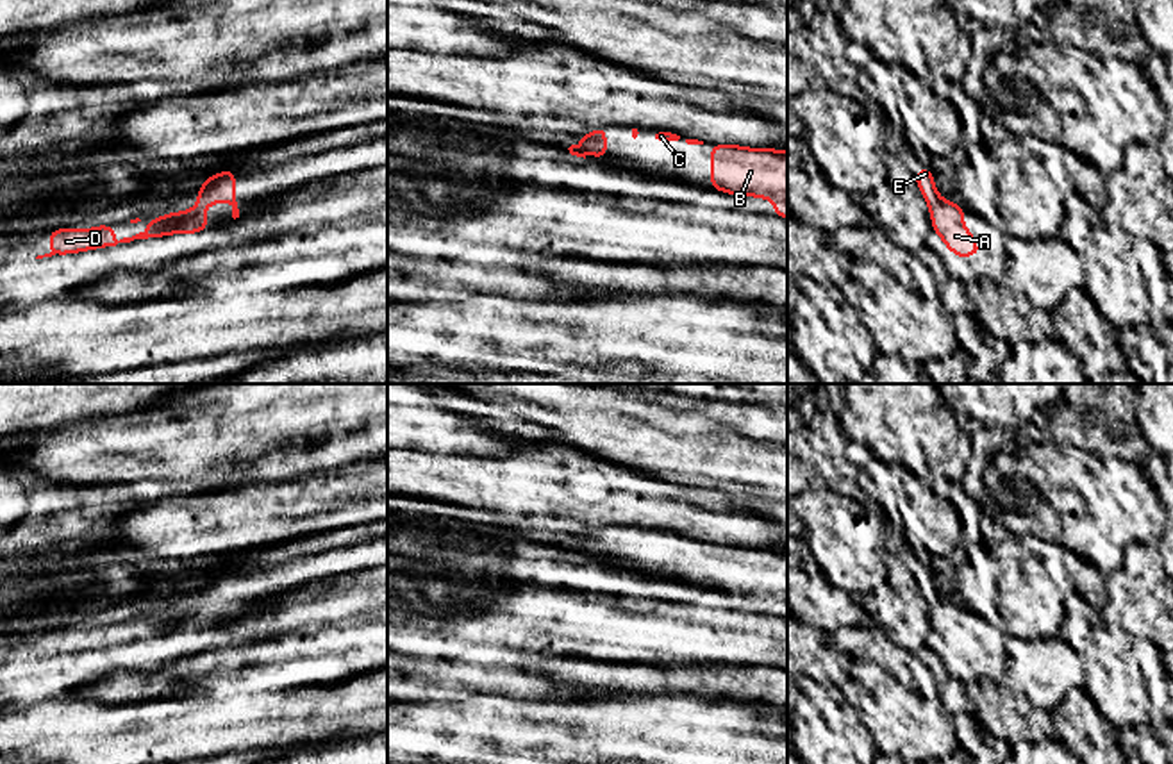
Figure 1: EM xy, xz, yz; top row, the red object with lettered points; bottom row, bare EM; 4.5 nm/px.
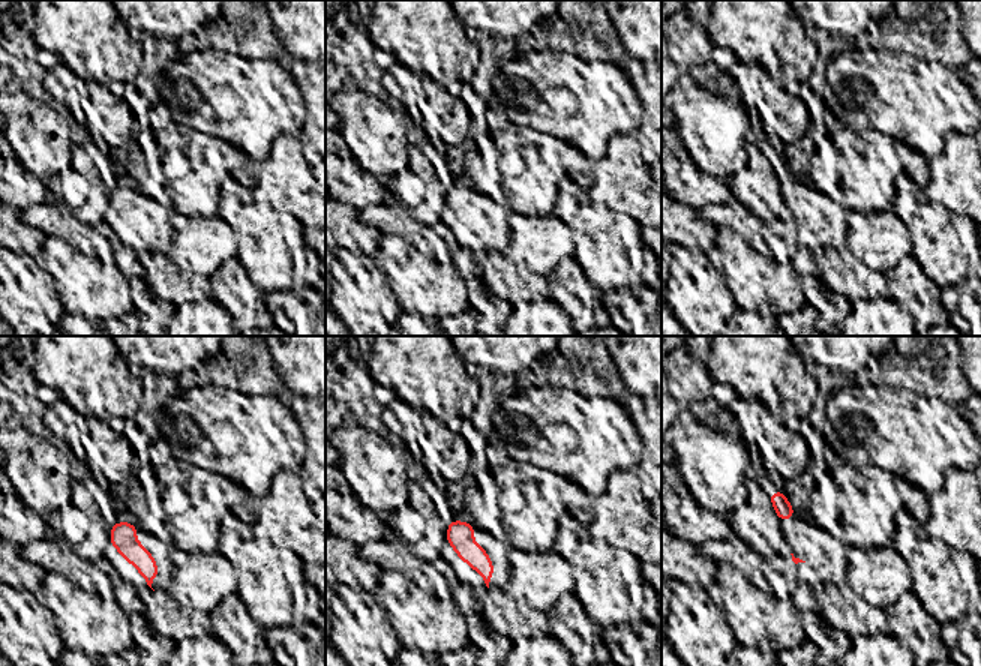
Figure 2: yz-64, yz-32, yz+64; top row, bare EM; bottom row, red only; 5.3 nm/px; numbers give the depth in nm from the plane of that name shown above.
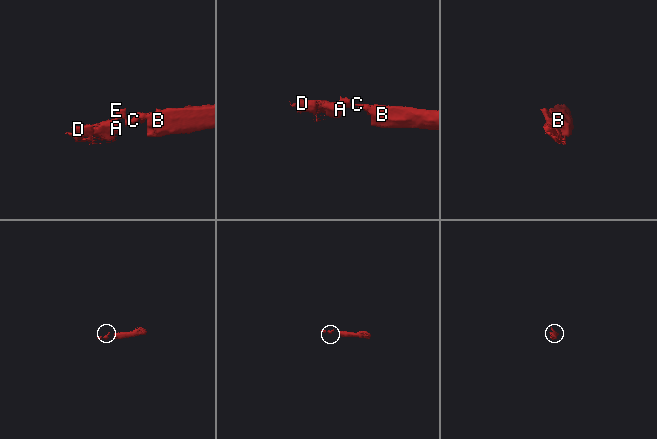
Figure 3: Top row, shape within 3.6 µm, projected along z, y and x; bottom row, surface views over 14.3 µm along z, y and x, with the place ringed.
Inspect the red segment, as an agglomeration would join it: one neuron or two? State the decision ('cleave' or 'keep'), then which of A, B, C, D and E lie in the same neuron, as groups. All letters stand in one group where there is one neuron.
keep; A B C D E

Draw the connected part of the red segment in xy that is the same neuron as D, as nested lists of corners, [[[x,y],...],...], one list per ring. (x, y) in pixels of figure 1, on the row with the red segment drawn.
[[[236,170],[220,171],[207,179],[205,184],[198,186],[196,207],[184,212],[168,212],[162,218],[150,218],[148,228],[132,237],[116,239],[114,225],[98,225],[93,228],[59,228],[48,230],[50,253],[37,255],[36,259],[79,253],[86,250],[116,246],[118,243],[130,243],[134,239],[162,237],[170,234],[193,234],[209,230],[207,211],[209,203],[227,202],[232,205],[232,218],[239,218],[236,202]]]

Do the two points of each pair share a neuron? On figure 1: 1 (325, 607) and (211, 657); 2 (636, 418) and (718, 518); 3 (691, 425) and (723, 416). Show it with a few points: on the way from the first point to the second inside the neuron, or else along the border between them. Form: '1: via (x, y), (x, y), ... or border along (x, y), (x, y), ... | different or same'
1: via (297, 607), (270, 623), (249, 629), (240, 638) | same
2: border along (632, 468), (672, 482) | different
3: border along (668, 409), (698, 411), (720, 427), (740, 434) | different

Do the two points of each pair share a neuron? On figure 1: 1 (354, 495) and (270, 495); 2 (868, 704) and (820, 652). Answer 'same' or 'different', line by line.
1: same
2: different

